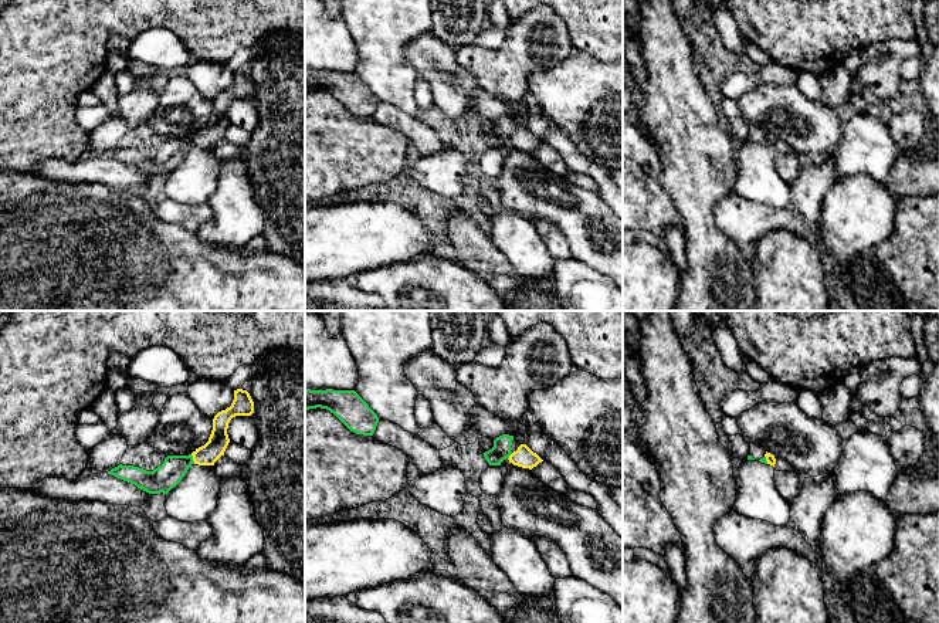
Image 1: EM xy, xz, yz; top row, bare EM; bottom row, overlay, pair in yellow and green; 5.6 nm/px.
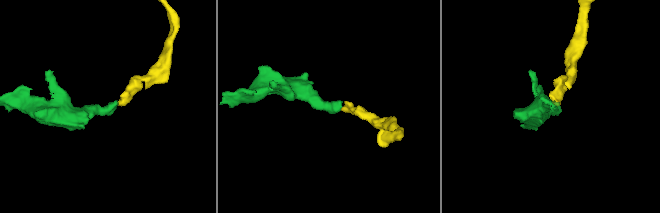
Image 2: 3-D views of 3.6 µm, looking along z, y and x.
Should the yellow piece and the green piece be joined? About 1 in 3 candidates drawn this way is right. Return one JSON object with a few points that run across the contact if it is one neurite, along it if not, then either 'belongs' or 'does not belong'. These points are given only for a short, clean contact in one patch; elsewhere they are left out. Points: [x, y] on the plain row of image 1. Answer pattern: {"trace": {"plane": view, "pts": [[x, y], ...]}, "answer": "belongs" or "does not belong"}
{"trace": {"plane": "xy", "pts": [[207, 136], [193, 141], [179, 146], [168, 158]]}, "answer": "belongs"}

